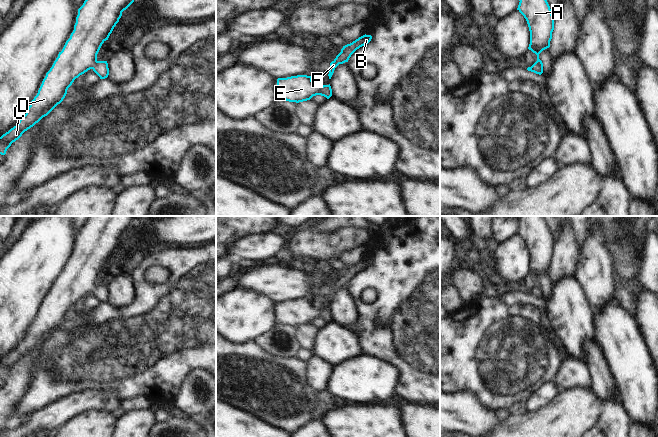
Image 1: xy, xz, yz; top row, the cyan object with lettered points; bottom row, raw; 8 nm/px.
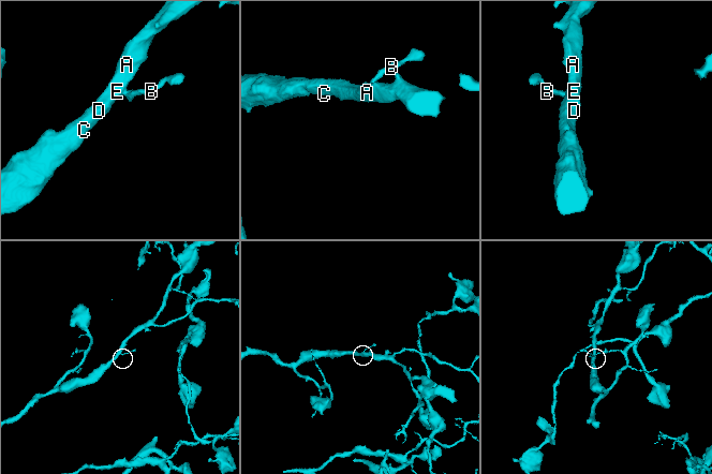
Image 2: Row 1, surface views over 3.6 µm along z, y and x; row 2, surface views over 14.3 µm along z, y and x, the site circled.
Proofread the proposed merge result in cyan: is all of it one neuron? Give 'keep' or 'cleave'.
keep

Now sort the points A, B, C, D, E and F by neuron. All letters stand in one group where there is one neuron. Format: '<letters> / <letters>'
A B C D E F

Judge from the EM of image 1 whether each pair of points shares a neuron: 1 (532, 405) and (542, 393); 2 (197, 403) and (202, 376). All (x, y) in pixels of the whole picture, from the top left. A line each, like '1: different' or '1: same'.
1: same
2: same

